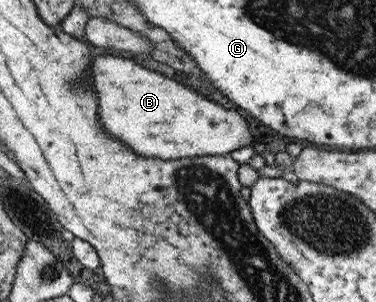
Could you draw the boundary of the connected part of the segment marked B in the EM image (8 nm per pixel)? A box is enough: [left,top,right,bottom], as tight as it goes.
[84,56,253,158]

